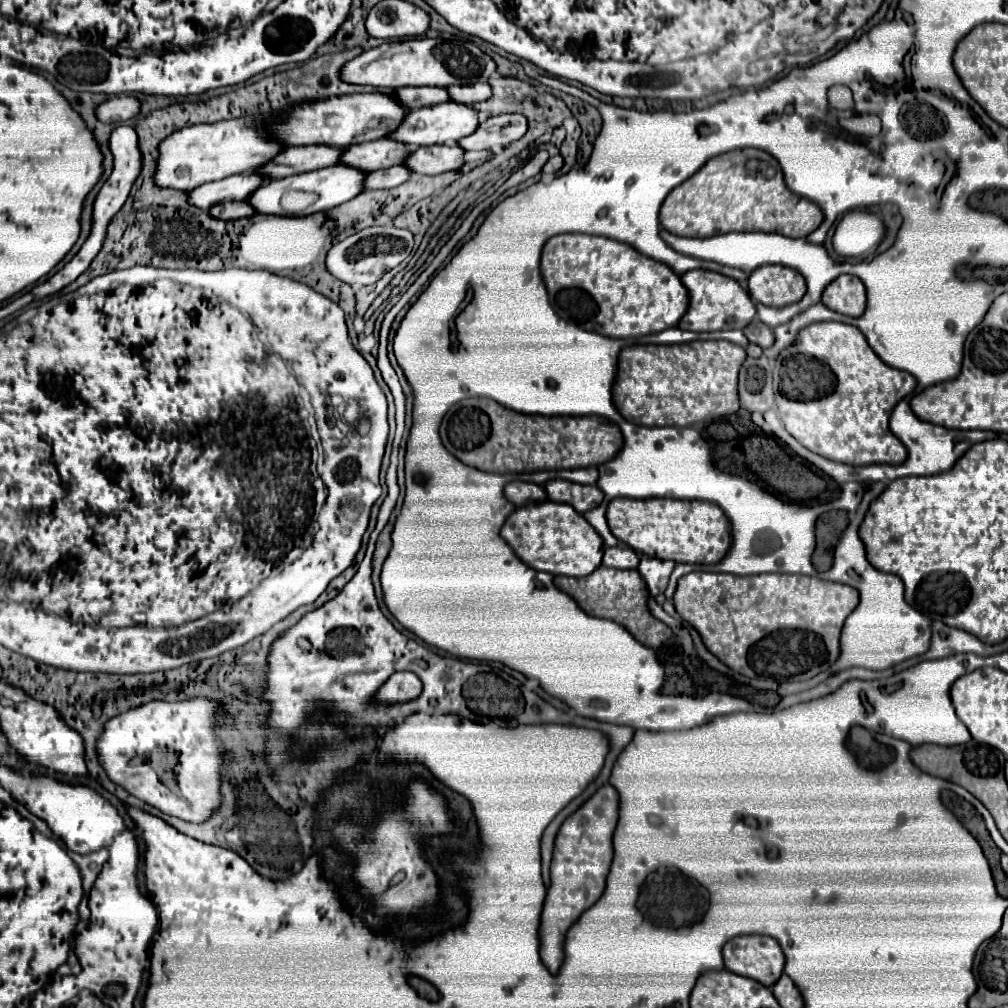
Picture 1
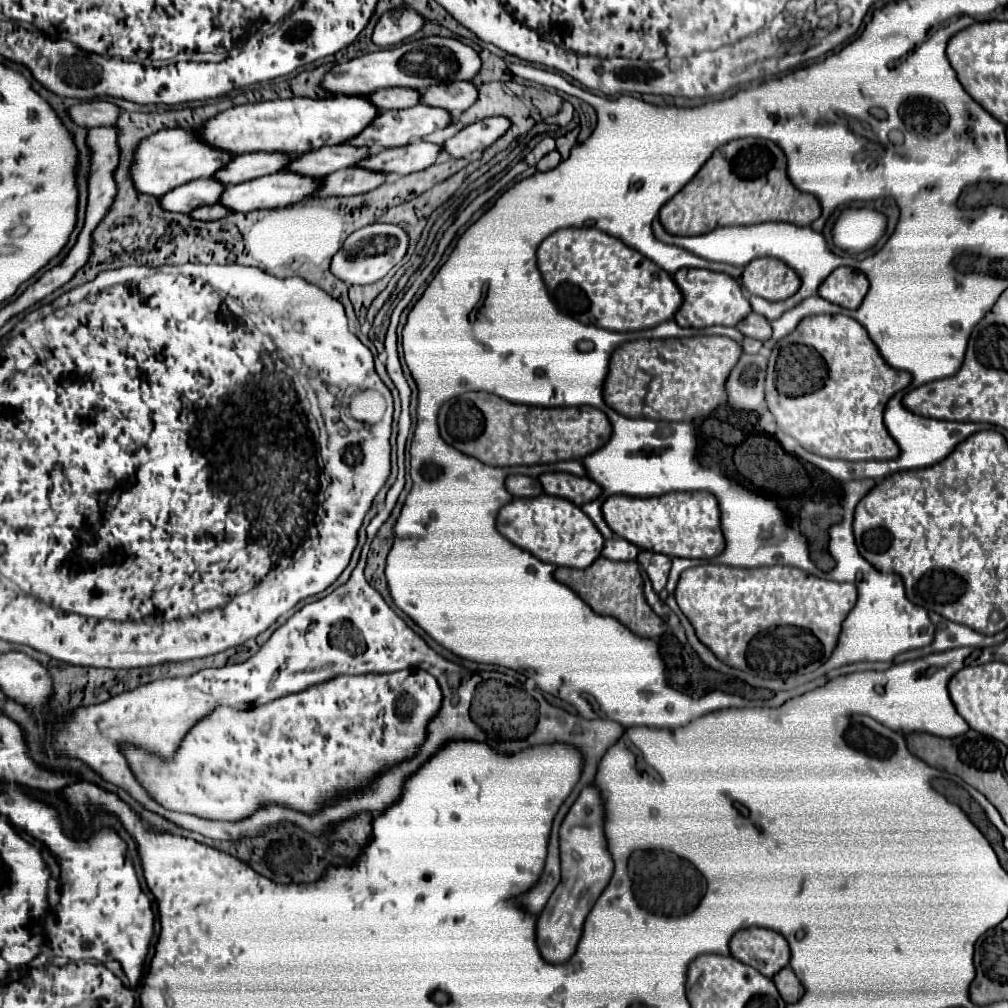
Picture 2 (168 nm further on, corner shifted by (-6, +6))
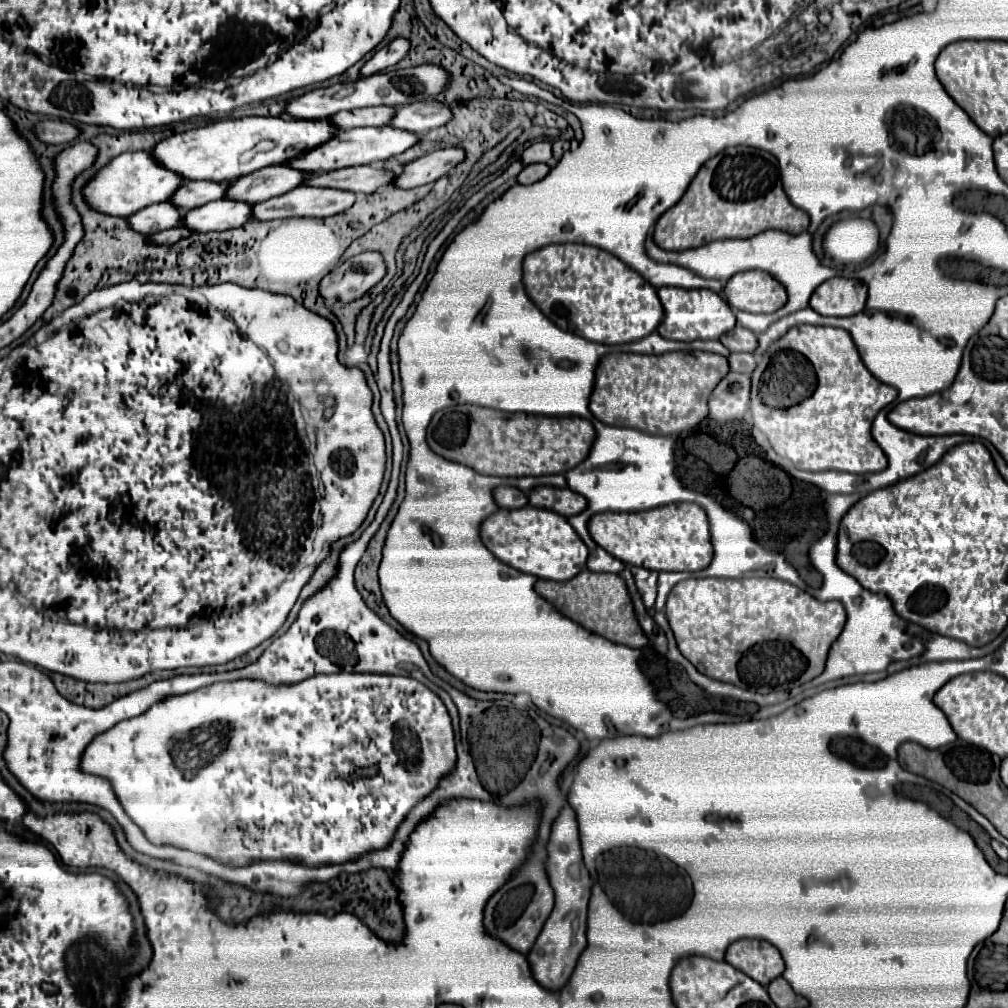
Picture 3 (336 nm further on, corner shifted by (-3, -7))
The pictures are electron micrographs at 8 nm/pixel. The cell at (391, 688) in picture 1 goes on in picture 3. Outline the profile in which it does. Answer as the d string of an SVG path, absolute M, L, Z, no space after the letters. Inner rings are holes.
M319 674L295 686L263 686L263 682L217 682L191 694L167 698L151 706L147 714L123 720L105 734L99 734L91 748L85 750L81 770L105 776L125 812L145 832L153 844L173 844L193 852L205 852L229 866L247 866L251 858L291 858L309 866L347 862L367 850L383 848L391 842L395 828L407 812L427 796L437 780L455 766L453 726L445 704L425 684L405 676L377 676L377 674Z

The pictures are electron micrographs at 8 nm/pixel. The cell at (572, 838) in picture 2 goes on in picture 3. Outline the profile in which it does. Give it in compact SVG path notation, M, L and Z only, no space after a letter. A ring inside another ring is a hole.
M563 806L559 818L555 820L555 826L551 830L549 840L549 858L547 858L547 874L551 878L551 888L555 892L555 908L551 916L547 918L539 938L535 940L535 946L527 954L527 960L533 970L533 978L549 990L559 990L567 984L579 954L587 946L585 930L587 930L587 906L591 898L593 878L589 876L585 864L583 864L583 852L581 852L581 840L579 840L579 824L577 814L571 806Z

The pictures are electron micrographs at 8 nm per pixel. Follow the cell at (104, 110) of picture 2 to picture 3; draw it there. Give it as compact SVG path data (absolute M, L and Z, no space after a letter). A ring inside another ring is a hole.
M43 120L35 126L35 134L47 144L71 144L79 138L81 130L65 120Z

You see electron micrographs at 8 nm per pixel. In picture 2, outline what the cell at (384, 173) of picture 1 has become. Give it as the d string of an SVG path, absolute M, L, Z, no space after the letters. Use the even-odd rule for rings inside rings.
M350 167L334 171L322 177L322 189L318 189L318 197L342 197L342 195L360 195L376 189L386 179L384 173Z

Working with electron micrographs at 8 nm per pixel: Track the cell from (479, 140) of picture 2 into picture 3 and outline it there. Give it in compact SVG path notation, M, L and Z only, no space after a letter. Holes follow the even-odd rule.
M457 146L435 150L415 162L409 162L403 174L399 174L399 178L395 180L395 184L401 188L415 188L415 186L431 184L447 176L459 162L463 162L463 158L465 158L465 150Z

